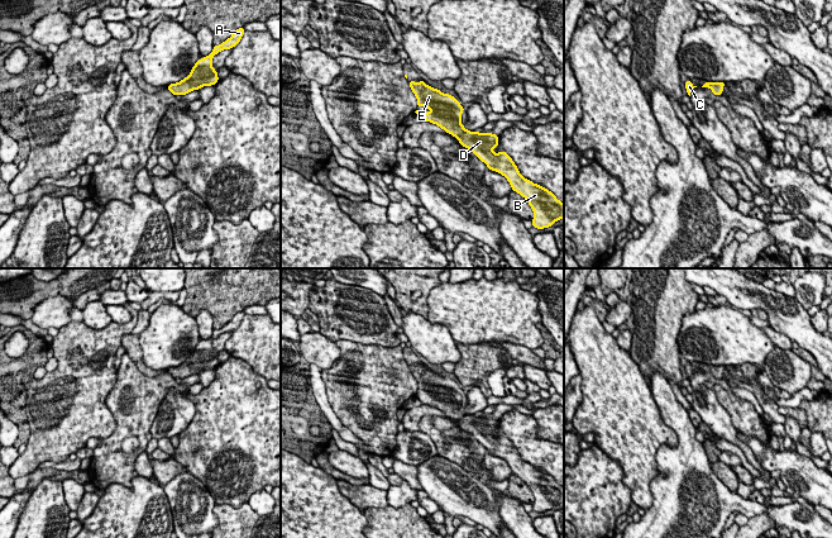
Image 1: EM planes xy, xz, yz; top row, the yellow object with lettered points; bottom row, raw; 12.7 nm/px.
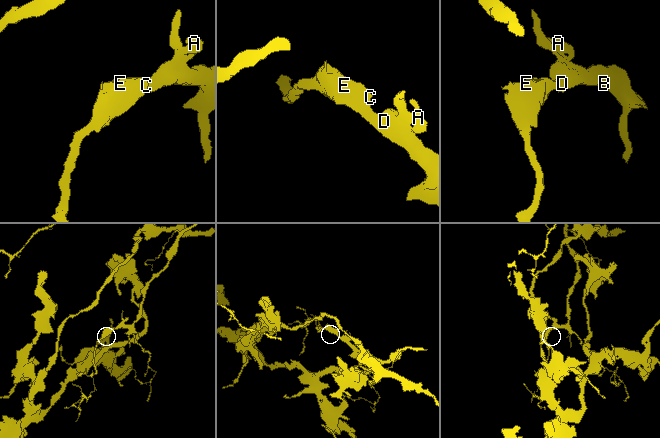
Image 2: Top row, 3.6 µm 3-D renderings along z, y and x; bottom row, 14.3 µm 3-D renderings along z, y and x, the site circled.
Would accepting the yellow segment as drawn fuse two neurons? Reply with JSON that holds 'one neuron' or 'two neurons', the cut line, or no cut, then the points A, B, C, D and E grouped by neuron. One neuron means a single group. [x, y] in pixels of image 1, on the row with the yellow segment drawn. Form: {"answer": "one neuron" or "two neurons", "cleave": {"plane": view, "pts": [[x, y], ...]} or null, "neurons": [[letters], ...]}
{"answer": "one neuron", "cleave": null, "neurons": [["A", "B", "C", "D", "E"]]}

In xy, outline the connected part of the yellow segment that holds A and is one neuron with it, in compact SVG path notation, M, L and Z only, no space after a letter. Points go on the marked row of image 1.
M239 28L224 43L220 46L214 46L210 56L197 59L193 68L191 70L191 73L182 81L168 85L168 90L173 95L186 95L190 91L197 89L200 90L202 86L216 85L219 77L216 70L212 68L212 57L223 49L230 49L231 47L235 47L240 42L244 32L244 28Z

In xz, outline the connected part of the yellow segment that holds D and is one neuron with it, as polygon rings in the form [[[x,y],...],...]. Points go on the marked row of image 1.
[[[420,80],[419,84],[408,81],[412,92],[417,97],[417,106],[431,109],[431,113],[415,113],[422,119],[443,128],[446,133],[454,135],[459,143],[470,149],[489,170],[503,175],[513,191],[526,199],[534,210],[532,225],[537,229],[553,227],[553,224],[564,218],[564,204],[548,189],[531,182],[521,176],[512,158],[503,151],[493,153],[497,148],[499,135],[492,133],[469,132],[460,123],[464,108],[459,101],[443,94]]]

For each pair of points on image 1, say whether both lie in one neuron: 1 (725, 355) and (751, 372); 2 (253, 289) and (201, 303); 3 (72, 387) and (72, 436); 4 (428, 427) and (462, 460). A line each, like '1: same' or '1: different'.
1: different
2: same
3: same
4: same

